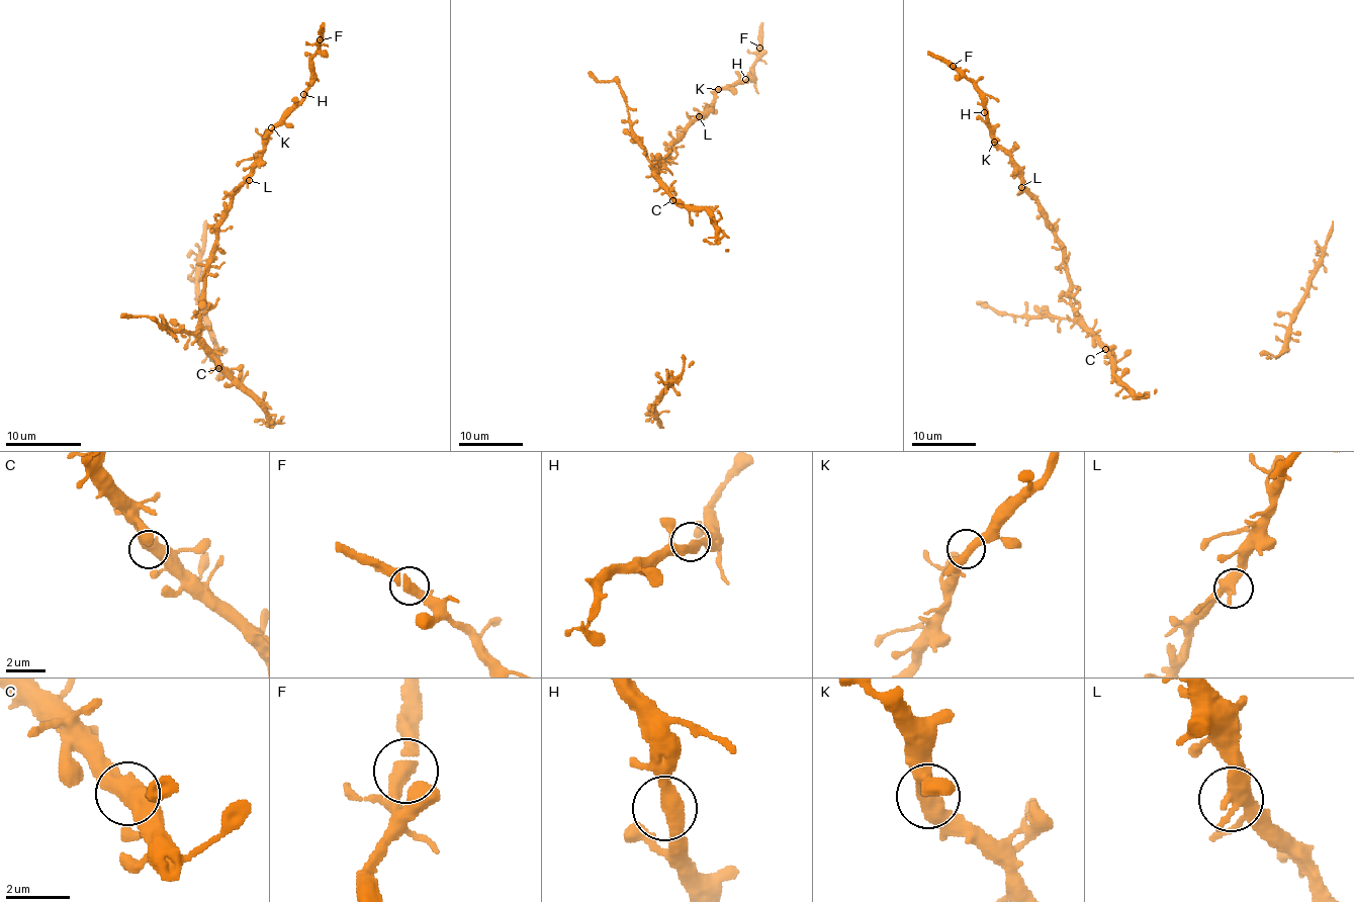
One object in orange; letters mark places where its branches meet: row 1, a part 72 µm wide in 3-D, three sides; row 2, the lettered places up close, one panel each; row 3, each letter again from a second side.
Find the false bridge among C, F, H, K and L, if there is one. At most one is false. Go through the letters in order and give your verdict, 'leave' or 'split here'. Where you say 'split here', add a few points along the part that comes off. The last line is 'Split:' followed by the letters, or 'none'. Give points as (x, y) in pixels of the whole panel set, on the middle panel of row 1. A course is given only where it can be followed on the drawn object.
C: leave
F: leave
H: leave
K: leave
L: leave
Split: none

